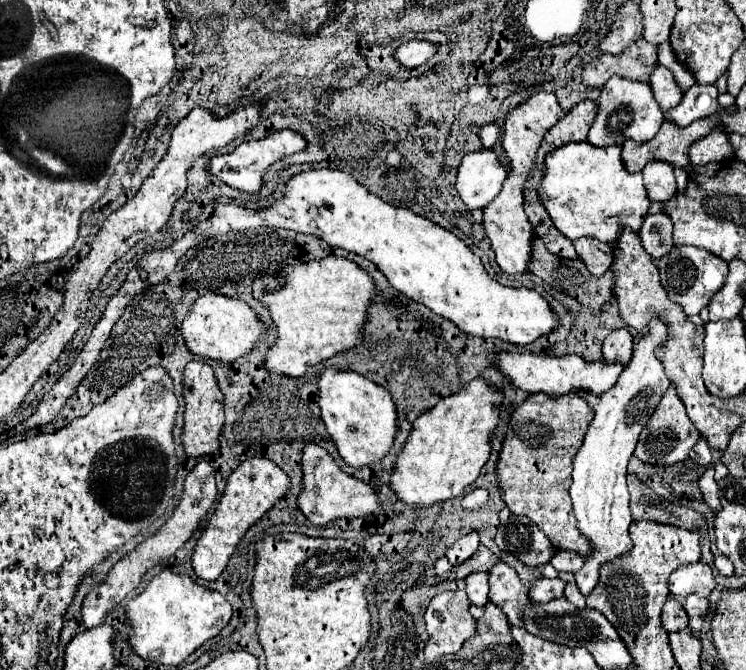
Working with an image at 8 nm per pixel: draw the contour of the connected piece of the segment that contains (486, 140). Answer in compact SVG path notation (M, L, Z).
M495 122L483 126L479 130L479 138L481 138L481 148L491 148L499 140L499 126Z

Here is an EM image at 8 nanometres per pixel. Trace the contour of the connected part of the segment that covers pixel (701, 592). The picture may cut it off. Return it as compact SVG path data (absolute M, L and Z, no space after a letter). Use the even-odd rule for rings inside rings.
M703 562L681 566L681 568L677 568L677 572L673 572L669 576L669 592L671 592L671 596L675 596L679 600L683 600L689 594L707 598L713 588L715 588L713 572Z

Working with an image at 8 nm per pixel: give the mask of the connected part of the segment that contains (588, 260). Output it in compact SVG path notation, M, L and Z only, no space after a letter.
M577 238L573 244L577 250L577 256L583 260L583 264L593 276L603 276L611 268L613 256L611 256L609 244L603 244L595 238Z

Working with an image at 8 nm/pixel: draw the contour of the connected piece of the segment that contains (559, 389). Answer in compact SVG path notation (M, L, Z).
M501 352L495 356L495 366L499 372L509 378L513 388L519 388L527 394L547 394L551 398L557 398L561 394L569 394L571 390L581 390L591 396L601 396L611 386L615 386L619 374L623 372L623 364L607 364L607 362L587 362L585 358L577 354L565 354L565 356L551 356L545 352L539 354L507 354Z

